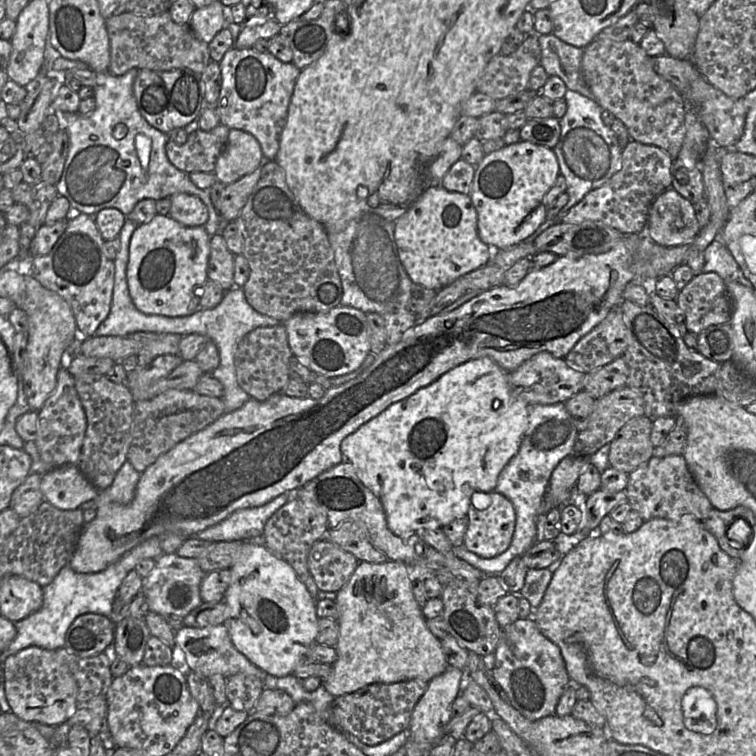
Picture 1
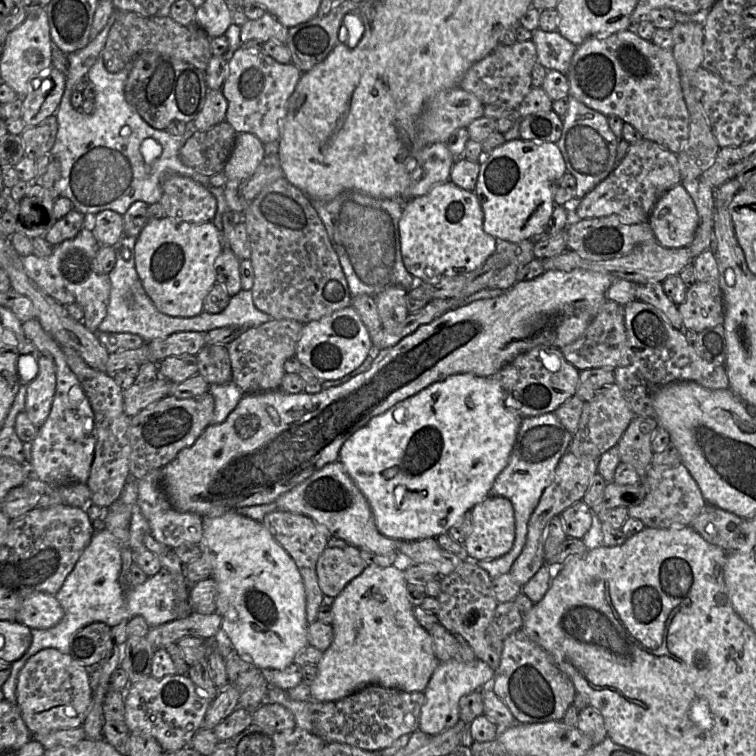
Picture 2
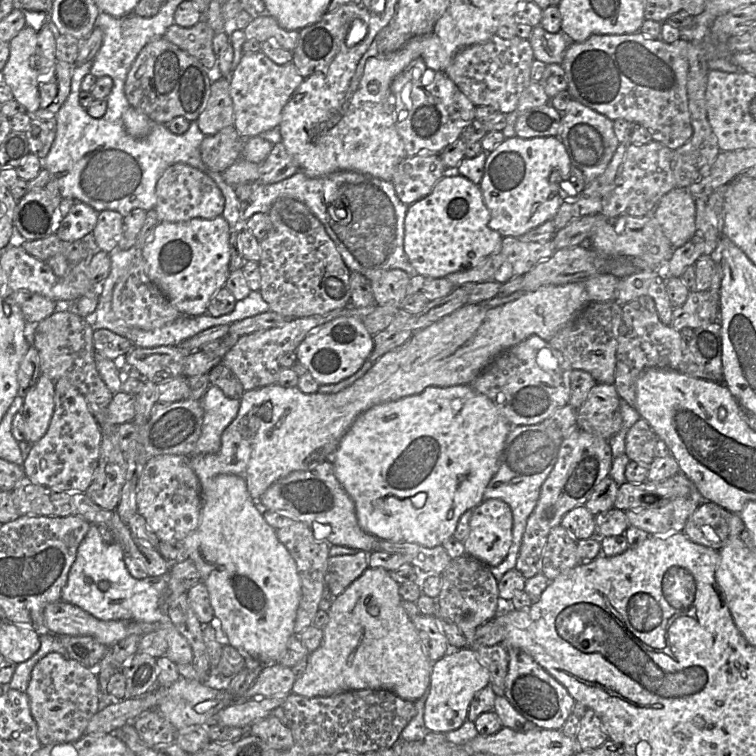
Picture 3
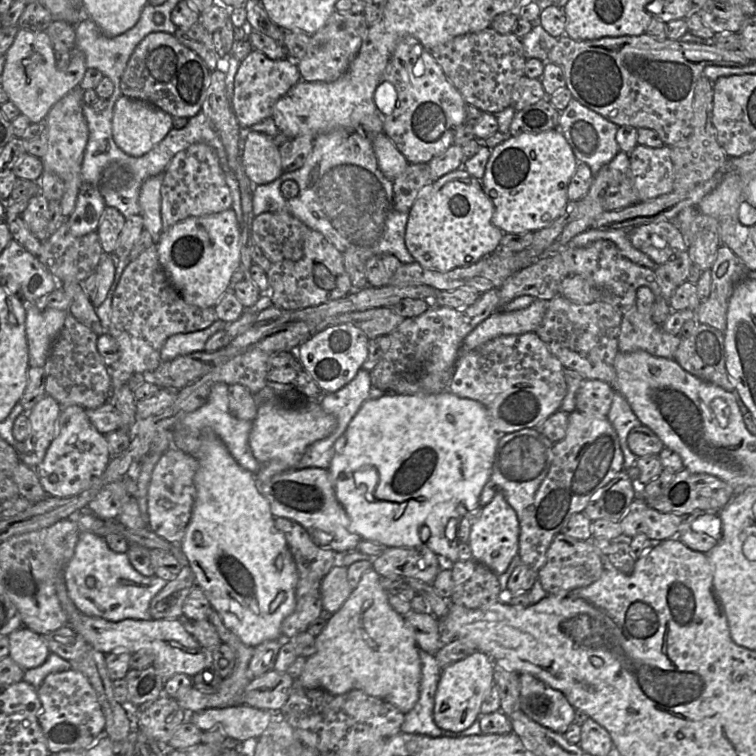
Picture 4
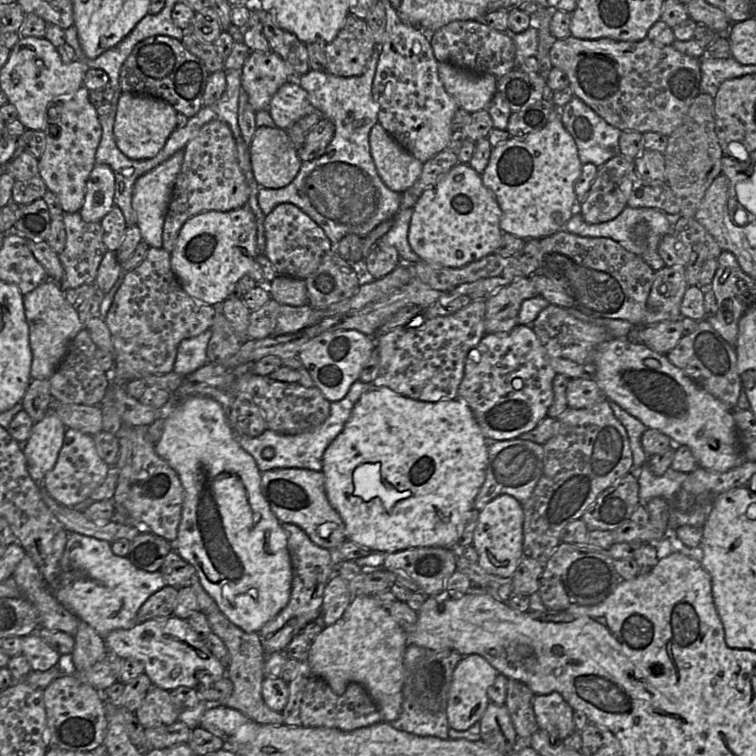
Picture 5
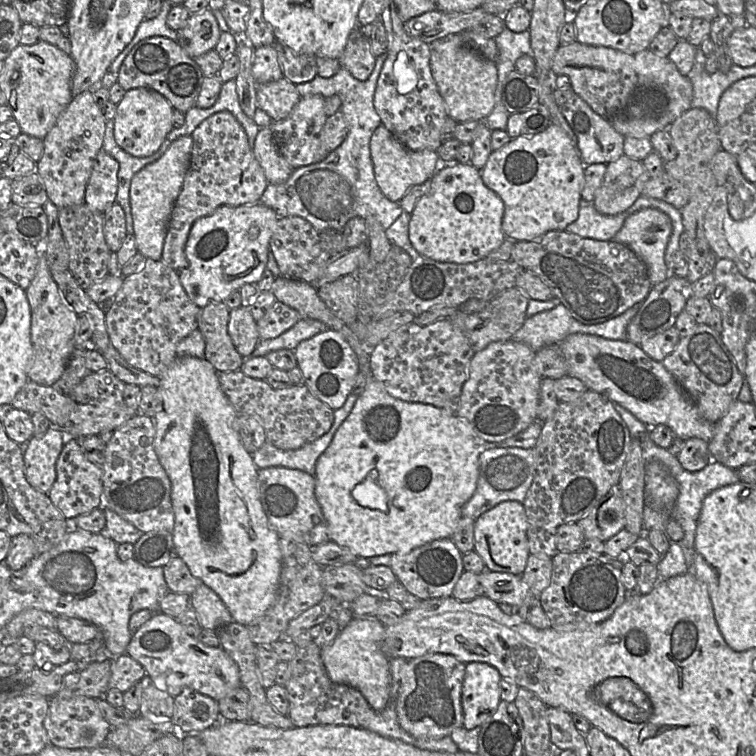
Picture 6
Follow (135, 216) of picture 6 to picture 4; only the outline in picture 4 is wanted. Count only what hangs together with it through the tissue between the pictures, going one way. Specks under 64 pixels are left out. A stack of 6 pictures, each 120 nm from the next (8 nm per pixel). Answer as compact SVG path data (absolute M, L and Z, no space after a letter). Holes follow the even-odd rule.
M164 173L157 174L145 180L141 187L139 205L144 219L144 228L149 231L158 244L162 234L163 224L161 217L161 187Z

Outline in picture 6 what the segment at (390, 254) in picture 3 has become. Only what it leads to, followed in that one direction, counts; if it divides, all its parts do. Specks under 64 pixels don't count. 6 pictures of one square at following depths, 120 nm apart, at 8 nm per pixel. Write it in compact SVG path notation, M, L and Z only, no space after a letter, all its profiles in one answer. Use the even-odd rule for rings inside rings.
M385 54L376 57L375 67L366 81L357 80L341 68L330 78L317 75L309 82L296 85L301 97L320 95L327 99L338 96L348 134L344 142L322 161L294 169L284 183L268 184L259 202L273 209L279 217L304 218L318 232L328 229L342 231L354 217L364 220L374 217L384 228L390 243L403 249L415 261L420 254L409 240L411 214L404 212L399 202L387 199L379 189L370 152L372 134L382 124L374 107L374 94L385 59Z

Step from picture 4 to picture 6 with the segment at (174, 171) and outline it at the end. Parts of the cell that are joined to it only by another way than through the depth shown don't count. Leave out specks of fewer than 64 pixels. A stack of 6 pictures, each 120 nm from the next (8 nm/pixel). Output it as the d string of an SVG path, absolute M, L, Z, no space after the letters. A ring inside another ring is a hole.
M229 111L211 115L199 124L191 136L193 146L190 165L171 213L162 252L162 261L177 272L187 266L185 246L197 219L210 215L221 206L260 203L269 184L253 154L245 130Z

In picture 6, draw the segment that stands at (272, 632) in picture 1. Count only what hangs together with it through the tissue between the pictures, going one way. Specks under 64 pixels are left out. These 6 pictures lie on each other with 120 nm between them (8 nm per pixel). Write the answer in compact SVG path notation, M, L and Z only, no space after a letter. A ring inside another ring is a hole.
M177 358L168 371L159 378L161 378L159 391L162 396L162 409L153 418L156 431L154 450L171 483L171 502L175 516L172 535L176 553L183 559L194 577L216 592L229 610L233 621L248 626L253 621L260 619L274 603L282 566L279 534L269 524L260 500L258 468L253 462L251 454L243 447L240 435L236 430L237 413L222 391L217 371L211 363L205 358Z

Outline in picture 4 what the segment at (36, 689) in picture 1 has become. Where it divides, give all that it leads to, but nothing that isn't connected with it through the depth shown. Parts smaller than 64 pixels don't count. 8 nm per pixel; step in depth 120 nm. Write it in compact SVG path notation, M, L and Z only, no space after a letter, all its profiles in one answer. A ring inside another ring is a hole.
M71 668L50 673L37 687L37 693L41 702L38 721L50 753L84 749L104 735L105 717L97 693L82 672Z

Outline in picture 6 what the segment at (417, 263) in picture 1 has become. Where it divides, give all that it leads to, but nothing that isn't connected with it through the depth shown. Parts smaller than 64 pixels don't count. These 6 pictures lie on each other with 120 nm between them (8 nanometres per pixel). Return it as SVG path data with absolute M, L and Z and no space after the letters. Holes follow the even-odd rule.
M441 164L429 191L411 214L409 240L420 256L445 263L468 264L485 259L506 239L501 228L504 203L482 180L481 170L470 164Z

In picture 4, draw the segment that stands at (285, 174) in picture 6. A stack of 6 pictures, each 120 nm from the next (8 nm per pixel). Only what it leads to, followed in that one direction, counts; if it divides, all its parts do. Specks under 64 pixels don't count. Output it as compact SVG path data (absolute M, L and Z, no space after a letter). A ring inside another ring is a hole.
M241 129L241 138L245 138L243 165L254 184L269 184L284 174L279 147L273 142L274 137Z

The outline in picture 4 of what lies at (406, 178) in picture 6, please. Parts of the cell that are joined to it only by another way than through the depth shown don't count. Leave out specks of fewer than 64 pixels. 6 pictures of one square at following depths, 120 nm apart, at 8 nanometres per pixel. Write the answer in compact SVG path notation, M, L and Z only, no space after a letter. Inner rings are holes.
M384 132L373 138L372 146L380 171L393 182L406 170L409 162Z

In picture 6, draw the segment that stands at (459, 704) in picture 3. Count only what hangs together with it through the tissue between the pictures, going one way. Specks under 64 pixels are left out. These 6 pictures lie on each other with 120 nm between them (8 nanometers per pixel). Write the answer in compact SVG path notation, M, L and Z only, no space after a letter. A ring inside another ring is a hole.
M485 662L466 663L462 686L463 728L481 727L501 702L499 671Z

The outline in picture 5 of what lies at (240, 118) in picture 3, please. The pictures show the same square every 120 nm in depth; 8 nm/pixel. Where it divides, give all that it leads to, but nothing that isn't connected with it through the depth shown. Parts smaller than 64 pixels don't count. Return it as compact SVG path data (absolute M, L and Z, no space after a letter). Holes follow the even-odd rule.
M251 51L241 68L241 87L248 94L250 104L257 112L269 110L270 101L278 89L289 80L295 80L283 59L273 51Z

